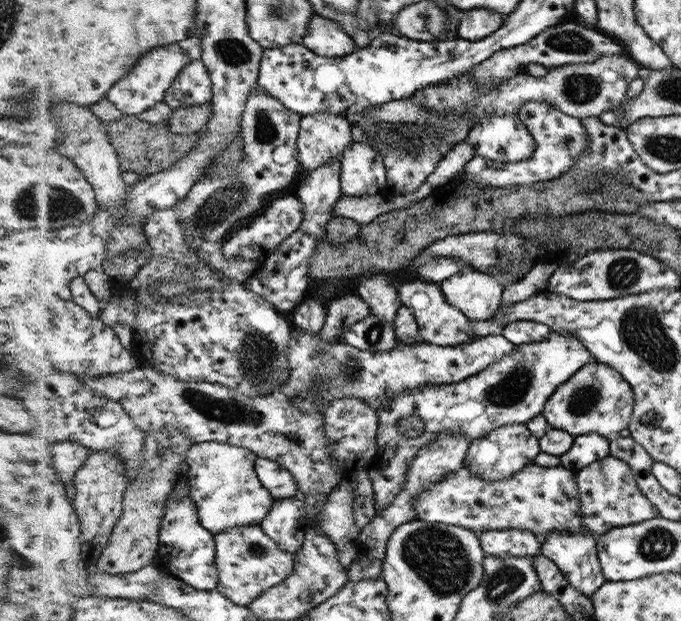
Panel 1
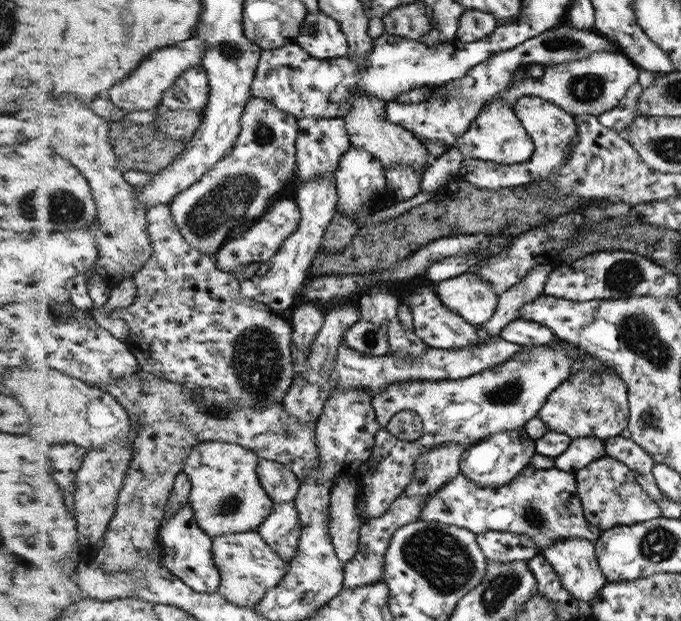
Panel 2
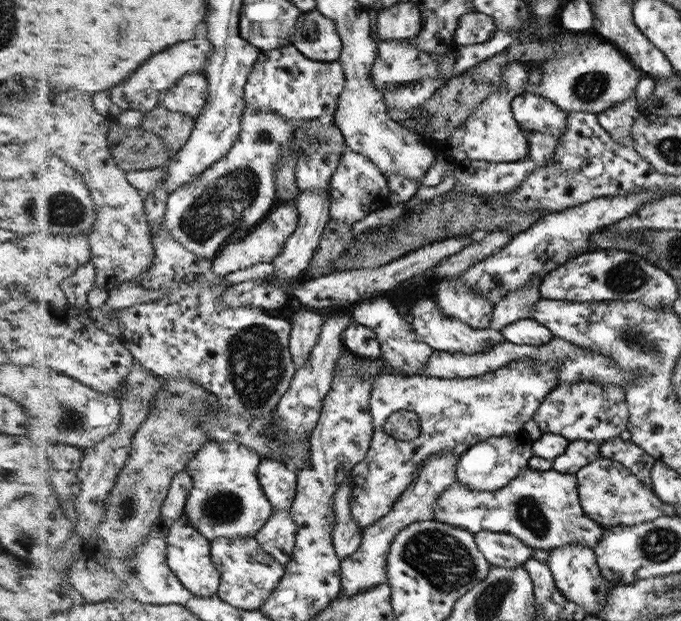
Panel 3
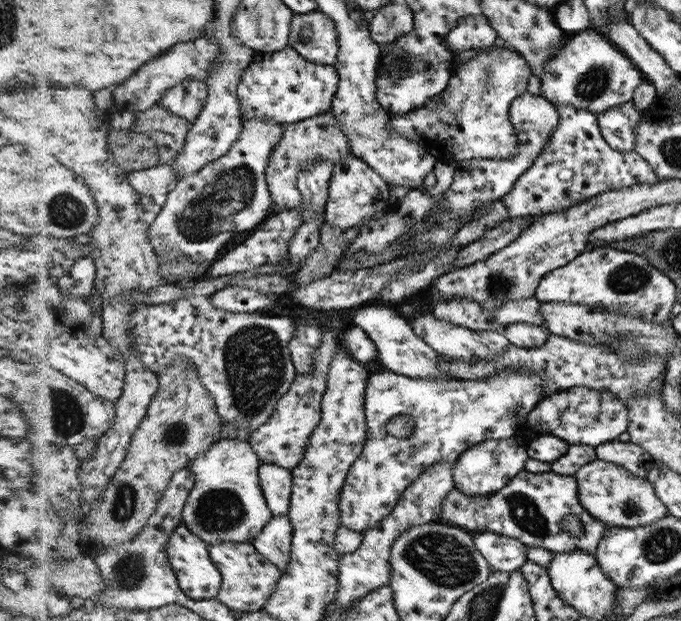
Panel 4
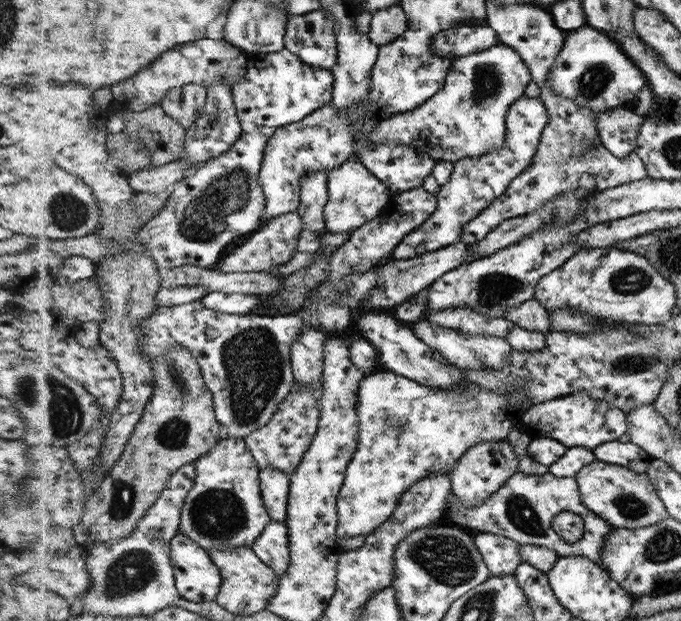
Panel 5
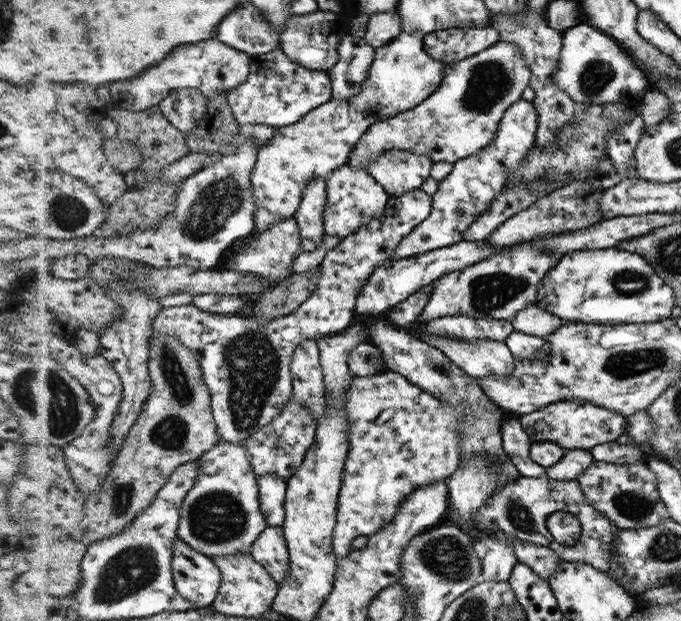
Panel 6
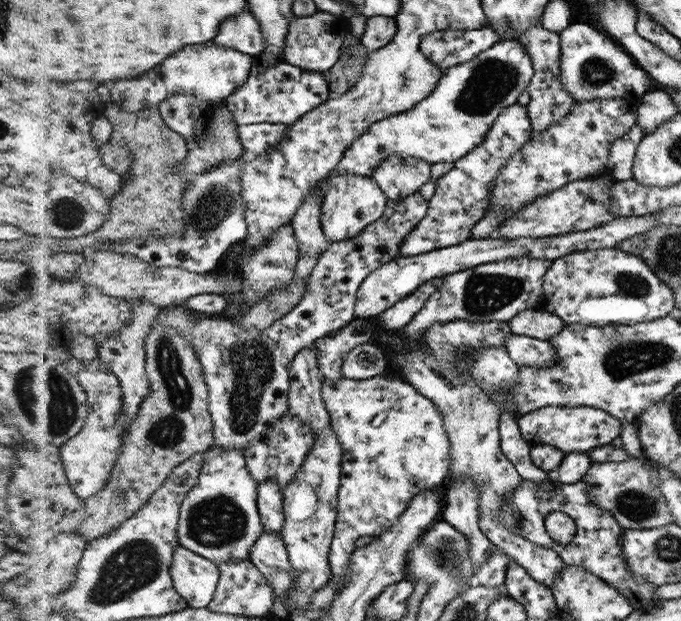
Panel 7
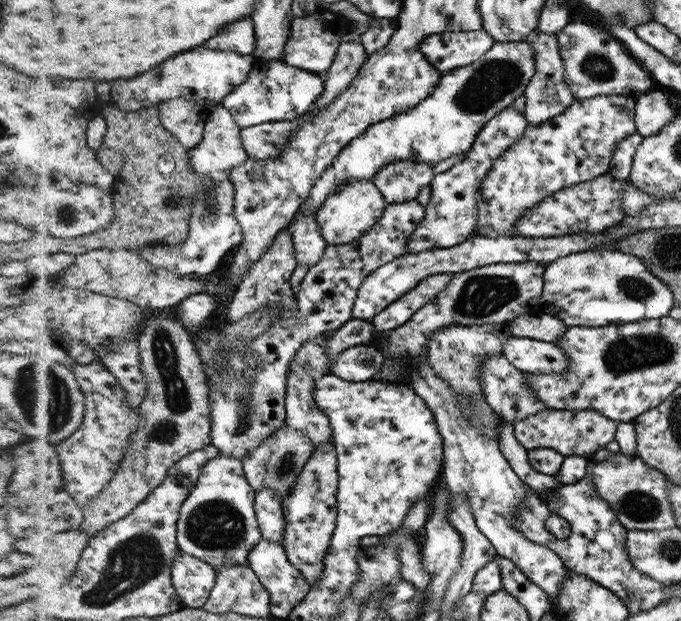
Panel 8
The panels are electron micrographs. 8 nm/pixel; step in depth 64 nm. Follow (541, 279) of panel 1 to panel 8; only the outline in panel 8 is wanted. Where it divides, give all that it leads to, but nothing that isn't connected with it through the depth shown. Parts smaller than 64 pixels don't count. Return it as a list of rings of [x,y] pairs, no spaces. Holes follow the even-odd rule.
[[[530,312],[519,316],[509,324],[511,336],[530,337],[532,340],[556,343],[566,333],[567,327],[558,317],[544,312],[534,315]]]

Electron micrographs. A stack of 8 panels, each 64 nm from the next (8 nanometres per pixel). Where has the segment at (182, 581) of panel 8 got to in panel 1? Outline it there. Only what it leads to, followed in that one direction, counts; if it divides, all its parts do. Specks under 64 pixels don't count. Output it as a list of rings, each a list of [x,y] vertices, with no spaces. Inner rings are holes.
[[[174,492],[173,498],[167,504],[167,515],[161,533],[162,546],[158,565],[174,577],[185,580],[198,591],[218,589],[221,576],[217,564],[216,535],[202,525],[198,503],[191,495],[177,496]]]

